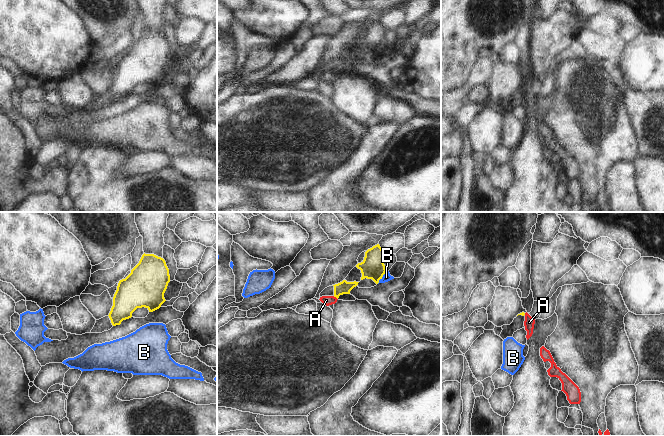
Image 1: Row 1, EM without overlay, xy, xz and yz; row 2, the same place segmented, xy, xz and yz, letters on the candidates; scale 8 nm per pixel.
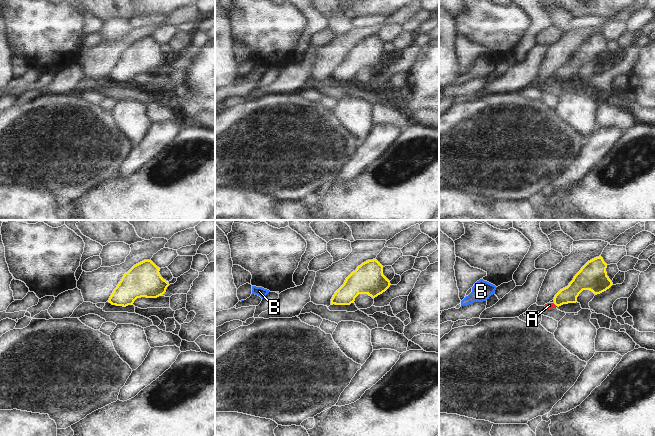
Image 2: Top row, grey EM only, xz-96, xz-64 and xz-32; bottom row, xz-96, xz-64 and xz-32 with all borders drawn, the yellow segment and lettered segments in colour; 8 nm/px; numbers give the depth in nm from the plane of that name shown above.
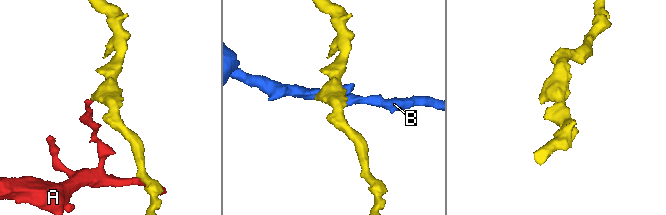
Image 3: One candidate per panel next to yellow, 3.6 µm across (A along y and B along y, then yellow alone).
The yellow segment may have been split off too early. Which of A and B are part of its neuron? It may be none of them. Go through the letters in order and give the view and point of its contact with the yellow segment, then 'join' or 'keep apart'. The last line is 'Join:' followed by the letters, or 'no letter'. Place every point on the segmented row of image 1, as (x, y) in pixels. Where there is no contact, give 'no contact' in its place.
A: xz (335, 296) | keep apart
B: xz (382, 276) | keep apart
Join: no letter

